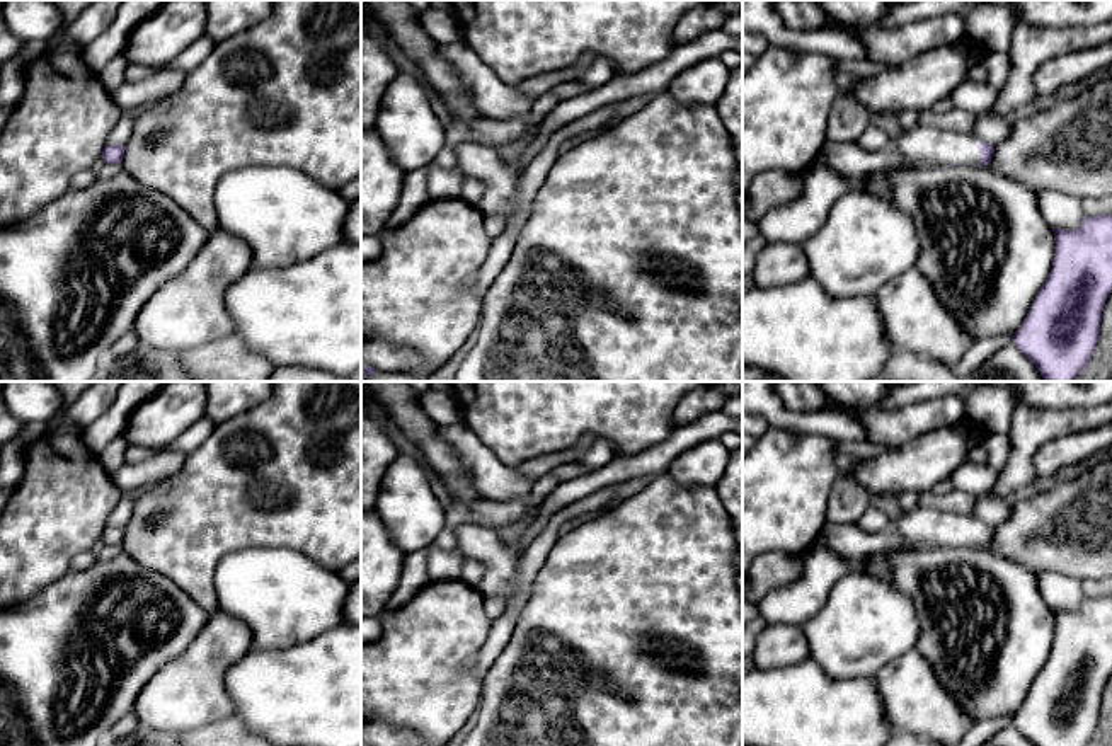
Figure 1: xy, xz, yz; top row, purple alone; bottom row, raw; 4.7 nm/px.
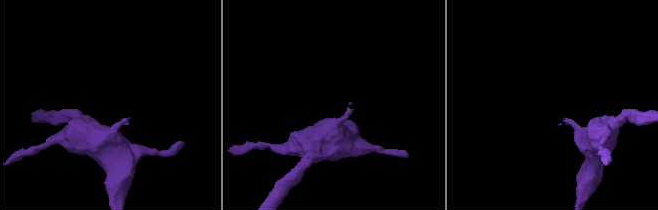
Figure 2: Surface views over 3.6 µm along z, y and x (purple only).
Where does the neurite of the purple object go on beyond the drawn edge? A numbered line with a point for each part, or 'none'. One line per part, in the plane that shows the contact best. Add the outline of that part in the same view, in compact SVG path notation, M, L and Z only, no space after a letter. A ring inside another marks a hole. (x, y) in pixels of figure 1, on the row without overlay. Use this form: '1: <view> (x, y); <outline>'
1: yz (922, 525); M916 506L914 509L894 511L892 526L916 545L977 547L981 521L974 516L962 516L938 508Z

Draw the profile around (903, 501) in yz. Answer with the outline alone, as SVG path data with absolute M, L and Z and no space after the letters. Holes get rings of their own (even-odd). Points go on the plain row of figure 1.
M899 492L889 501L891 509L904 513L918 506L916 492Z

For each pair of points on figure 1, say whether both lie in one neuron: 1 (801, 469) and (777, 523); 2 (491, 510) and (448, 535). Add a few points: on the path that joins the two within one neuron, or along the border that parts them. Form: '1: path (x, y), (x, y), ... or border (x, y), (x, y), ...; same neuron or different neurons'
1: path (787, 482), (777, 493), (777, 510); same neuron
2: path (479, 513), (464, 513), (453, 523); same neuron

